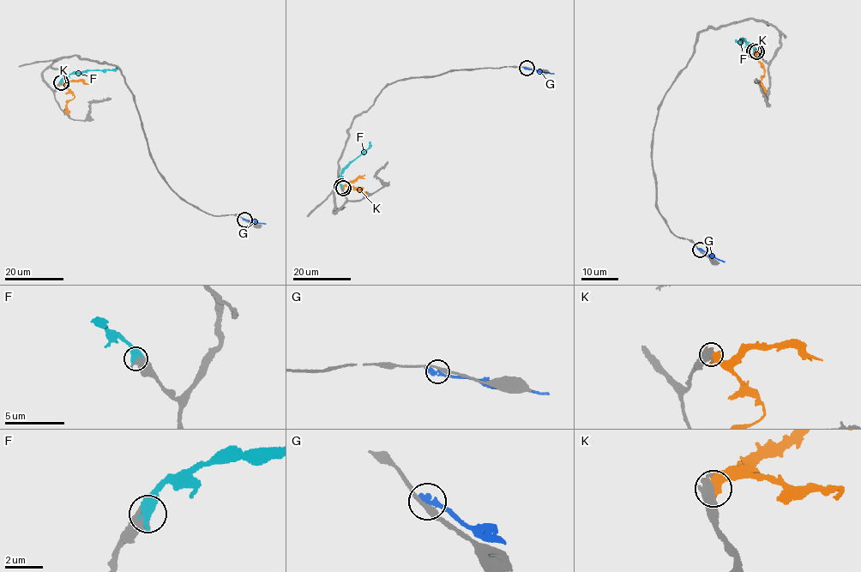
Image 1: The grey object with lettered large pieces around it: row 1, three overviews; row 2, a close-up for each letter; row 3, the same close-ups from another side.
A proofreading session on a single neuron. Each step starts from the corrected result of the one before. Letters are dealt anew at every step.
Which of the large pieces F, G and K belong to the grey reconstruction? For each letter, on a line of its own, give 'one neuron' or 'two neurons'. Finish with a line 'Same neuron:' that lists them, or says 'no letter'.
F: one neuron
G: two neurons
K: two neurons
Same neuron: F

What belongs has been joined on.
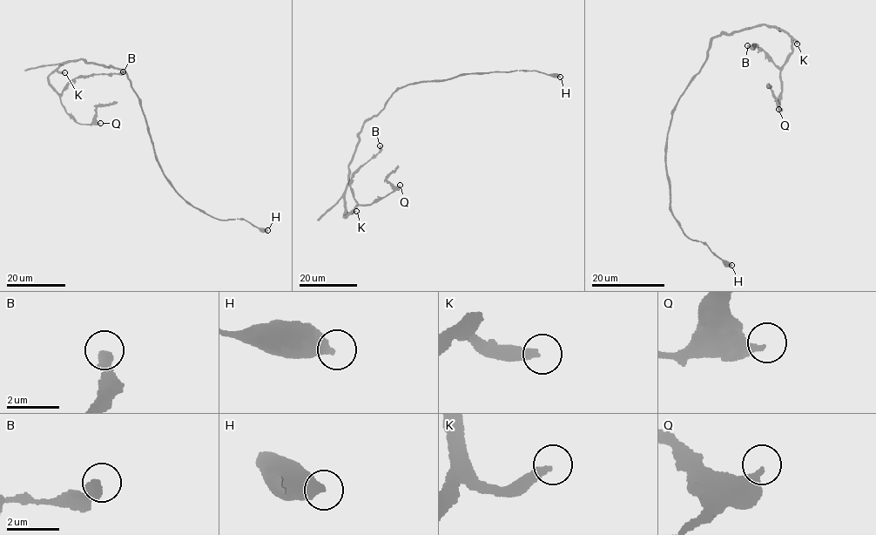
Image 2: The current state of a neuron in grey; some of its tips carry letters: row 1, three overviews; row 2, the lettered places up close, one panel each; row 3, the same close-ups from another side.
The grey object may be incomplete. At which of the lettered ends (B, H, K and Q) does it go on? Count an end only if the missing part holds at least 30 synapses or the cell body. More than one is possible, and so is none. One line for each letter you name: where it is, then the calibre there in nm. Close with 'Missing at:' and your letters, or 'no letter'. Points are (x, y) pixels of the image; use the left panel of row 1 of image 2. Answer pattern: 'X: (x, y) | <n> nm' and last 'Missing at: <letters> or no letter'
K: (64, 72) | 320 nm
Missing at: K

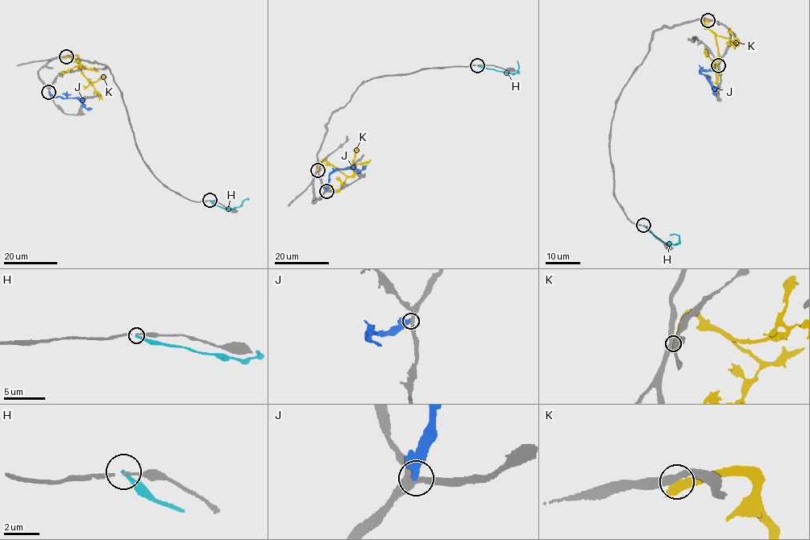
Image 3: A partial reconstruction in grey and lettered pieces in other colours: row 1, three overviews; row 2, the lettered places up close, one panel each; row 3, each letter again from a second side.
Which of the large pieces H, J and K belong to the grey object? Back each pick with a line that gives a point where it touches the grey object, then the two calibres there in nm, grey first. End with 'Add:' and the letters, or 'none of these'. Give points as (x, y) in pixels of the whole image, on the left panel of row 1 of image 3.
Add: none of these

